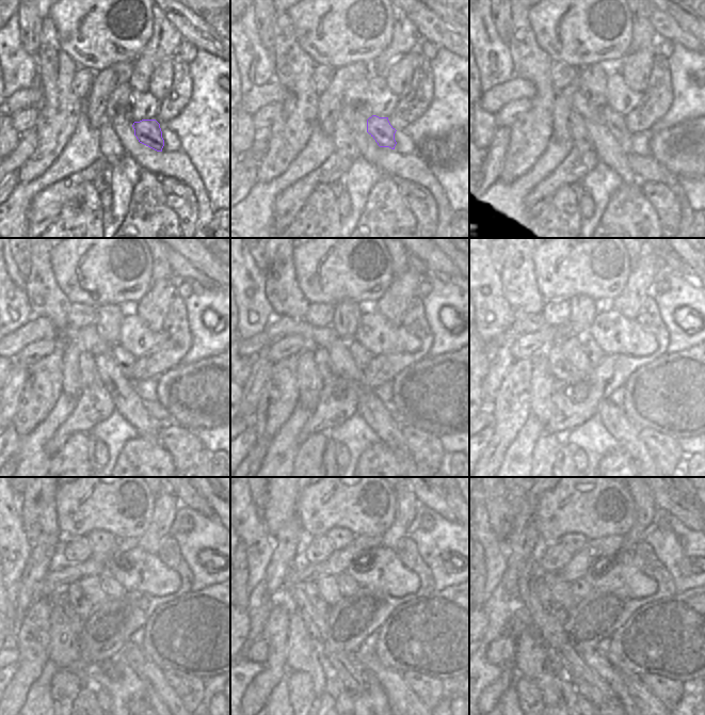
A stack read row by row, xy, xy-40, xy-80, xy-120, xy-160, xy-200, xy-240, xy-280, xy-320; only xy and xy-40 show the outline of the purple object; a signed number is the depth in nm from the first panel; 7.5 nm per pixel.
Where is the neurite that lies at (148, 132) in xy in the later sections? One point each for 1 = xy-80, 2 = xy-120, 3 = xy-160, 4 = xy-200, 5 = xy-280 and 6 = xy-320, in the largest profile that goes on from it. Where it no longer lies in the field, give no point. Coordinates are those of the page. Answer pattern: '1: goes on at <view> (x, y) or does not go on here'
1: goes on at xy-80 (614, 123)
2: goes on at xy-120 (125, 360)
3: goes on at xy-160 (340, 351)
4: goes on at xy-200 (577, 350)
5: goes on at xy-280 (332, 589)
6: goes on at xy-320 (565, 590)

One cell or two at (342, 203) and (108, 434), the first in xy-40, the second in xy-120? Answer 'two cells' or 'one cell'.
two cells

